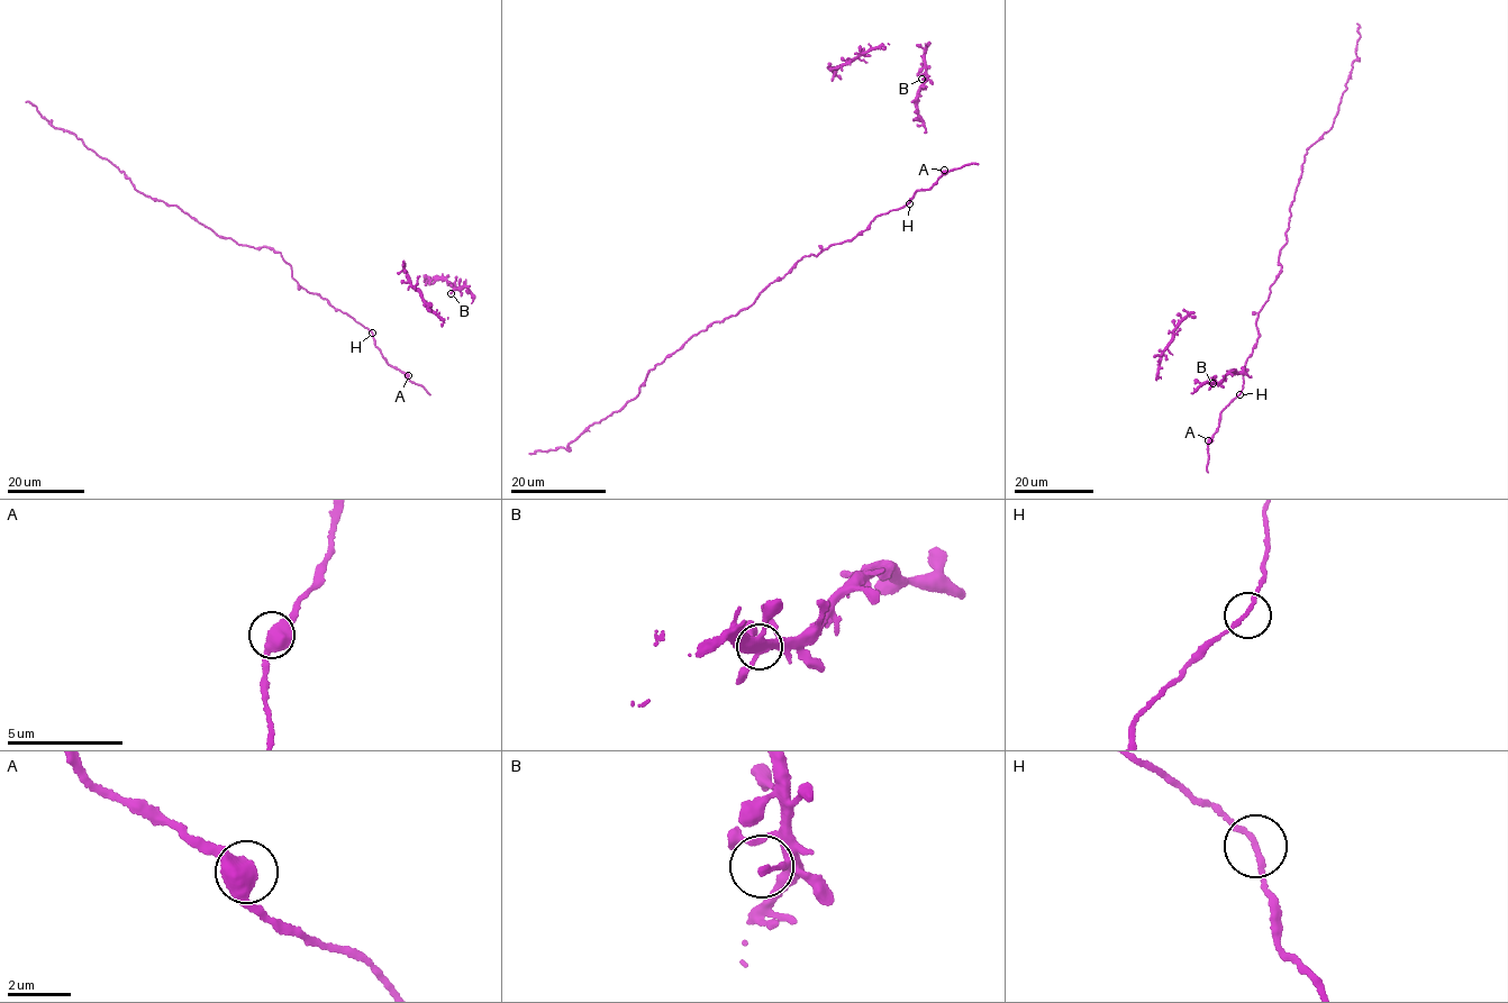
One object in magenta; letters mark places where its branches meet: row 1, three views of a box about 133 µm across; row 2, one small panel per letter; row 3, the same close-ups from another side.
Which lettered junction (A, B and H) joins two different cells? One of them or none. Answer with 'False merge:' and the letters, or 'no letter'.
False merge: no letter

